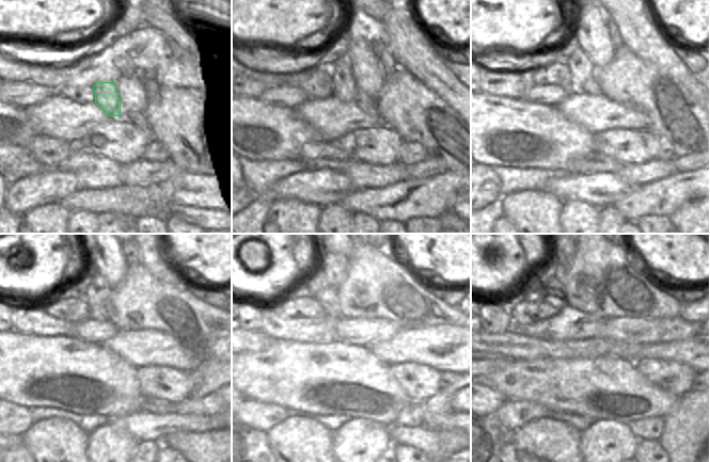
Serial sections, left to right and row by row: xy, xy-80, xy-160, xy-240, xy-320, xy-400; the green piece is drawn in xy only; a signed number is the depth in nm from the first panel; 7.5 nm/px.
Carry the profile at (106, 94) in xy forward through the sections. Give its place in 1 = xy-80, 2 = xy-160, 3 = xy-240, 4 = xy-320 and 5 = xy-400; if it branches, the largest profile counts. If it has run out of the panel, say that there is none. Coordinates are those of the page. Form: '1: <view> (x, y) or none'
1: xy-80 (345, 88)
2: xy-160 (588, 66)
3: xy-240 (93, 280)
4: xy-320 (334, 266)
5: xy-400 (559, 255)

